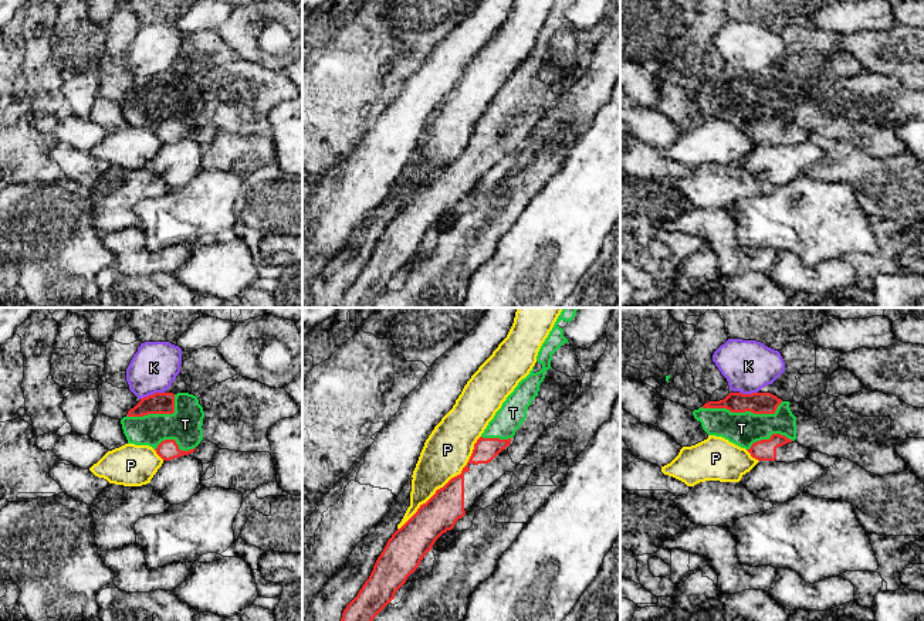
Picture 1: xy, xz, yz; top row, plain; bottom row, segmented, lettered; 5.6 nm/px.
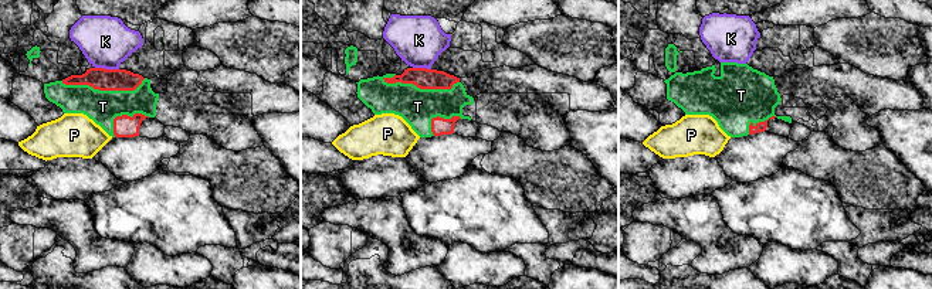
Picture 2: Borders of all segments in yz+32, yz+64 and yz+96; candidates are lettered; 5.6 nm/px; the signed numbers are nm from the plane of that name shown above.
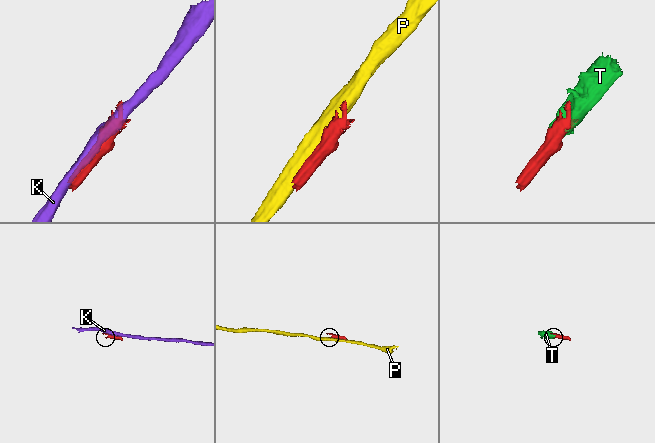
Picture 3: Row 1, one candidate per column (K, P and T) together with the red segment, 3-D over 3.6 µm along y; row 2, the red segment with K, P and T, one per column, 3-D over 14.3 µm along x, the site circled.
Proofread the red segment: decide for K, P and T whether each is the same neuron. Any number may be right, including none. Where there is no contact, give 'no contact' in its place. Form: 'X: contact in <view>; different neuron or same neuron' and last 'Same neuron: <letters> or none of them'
K: contact in xy; different neuron
P: contact in xz; different neuron
T: contact in yz; same neuron
Same neuron: T

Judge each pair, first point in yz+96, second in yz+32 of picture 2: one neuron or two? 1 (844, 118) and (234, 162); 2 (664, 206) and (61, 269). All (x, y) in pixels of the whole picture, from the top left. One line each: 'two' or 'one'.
1: two
2: two

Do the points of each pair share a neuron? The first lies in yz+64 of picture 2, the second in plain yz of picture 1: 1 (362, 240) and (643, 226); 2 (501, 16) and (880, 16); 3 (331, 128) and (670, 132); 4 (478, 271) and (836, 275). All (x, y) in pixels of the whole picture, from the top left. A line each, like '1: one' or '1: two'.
1: one
2: one
3: one
4: one

